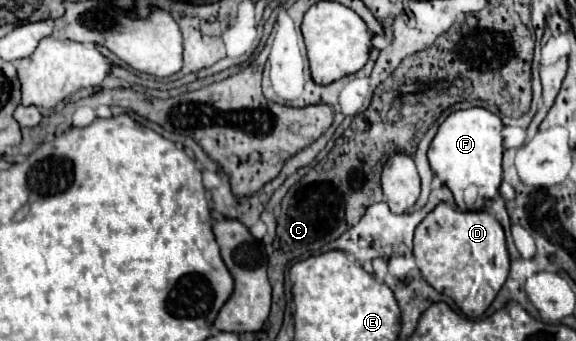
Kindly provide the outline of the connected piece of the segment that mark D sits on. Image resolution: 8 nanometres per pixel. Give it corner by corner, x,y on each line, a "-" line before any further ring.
438,204
414,232
414,258
424,280
456,302
468,318
480,318
506,282
510,260
500,222
488,212
462,212

